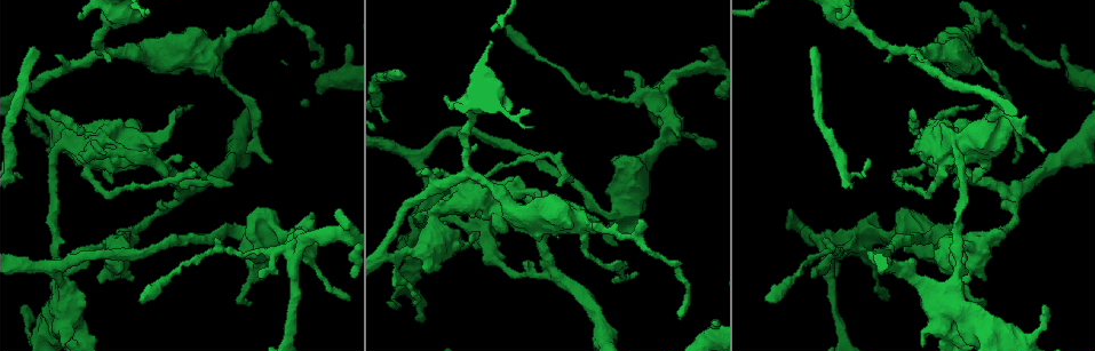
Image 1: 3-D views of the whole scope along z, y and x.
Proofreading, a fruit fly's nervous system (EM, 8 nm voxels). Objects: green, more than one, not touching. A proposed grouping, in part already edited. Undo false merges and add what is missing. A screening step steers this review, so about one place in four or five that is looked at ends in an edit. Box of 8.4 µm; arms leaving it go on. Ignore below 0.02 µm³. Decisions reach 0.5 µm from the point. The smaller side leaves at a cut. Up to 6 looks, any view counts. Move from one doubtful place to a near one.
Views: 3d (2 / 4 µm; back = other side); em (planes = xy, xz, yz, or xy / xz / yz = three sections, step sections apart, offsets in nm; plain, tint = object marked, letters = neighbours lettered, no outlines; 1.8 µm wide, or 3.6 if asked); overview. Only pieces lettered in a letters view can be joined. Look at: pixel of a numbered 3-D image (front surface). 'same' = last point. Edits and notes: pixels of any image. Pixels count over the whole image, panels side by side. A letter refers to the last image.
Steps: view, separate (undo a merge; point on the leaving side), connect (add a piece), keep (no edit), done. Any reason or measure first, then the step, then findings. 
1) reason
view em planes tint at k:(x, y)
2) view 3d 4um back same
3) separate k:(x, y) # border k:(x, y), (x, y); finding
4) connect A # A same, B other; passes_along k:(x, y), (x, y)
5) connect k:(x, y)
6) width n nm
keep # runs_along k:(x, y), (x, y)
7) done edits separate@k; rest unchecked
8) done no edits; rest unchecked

sudden change in width
view 3d 2um at 1:(132, 234)

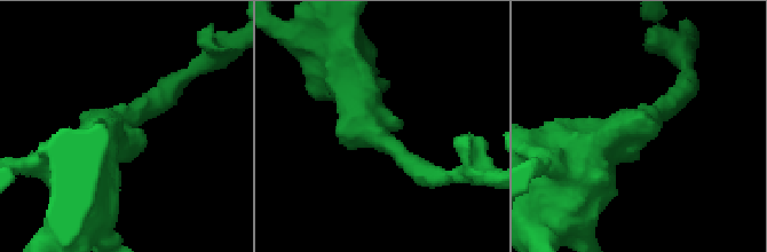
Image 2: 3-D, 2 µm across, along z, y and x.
view em planes letters at 2:(645, 121)

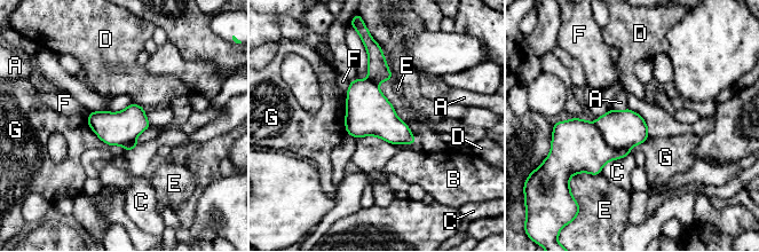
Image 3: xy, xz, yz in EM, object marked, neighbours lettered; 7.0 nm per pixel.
separate 3:(626, 128) # A other, B other, C other, D other, E other, F other, G other; border 3:(593, 124), (608, 144), (629, 148); a second cell is stuck on

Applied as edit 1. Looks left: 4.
abrupt turn
view em 3.6um xz step 8 letters at 1:(954, 338)

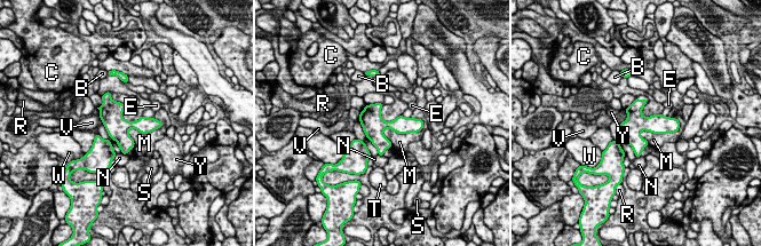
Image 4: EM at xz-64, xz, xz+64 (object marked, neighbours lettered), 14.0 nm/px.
view em 3.6um planes letters same

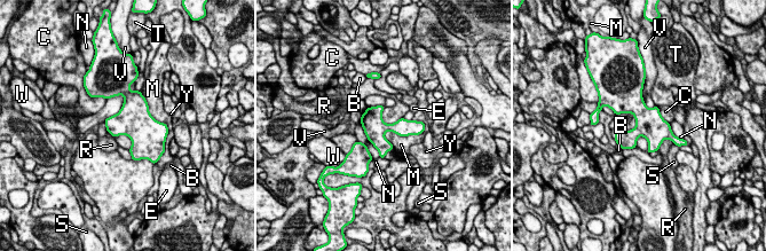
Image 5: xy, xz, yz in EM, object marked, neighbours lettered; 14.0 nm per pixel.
width 320 nm
keep # B other, C other, E other, M other, N other, R other, S other, T other, V other, W other, Y other; border 5:(423, 132), (386, 132), (384, 136); one cell here

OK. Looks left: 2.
four or more arms meet
view 3d 4um at 1:(66, 142)

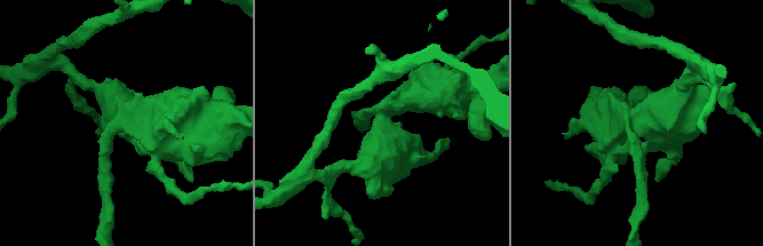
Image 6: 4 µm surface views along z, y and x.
shape alone is not enough
view em 3.6um planes letters at 6:(122, 122)

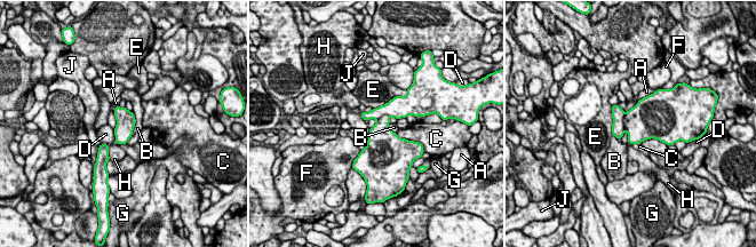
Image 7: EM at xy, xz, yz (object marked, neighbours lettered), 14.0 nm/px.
separate 7:(639, 121) # A other, B other, C other, D other, E other, F other, G other, H other, J other; border 7:(625, 113), (623, 129); two cells meet here

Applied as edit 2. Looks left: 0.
done edits separate@3, separate@7; rest unchecked

